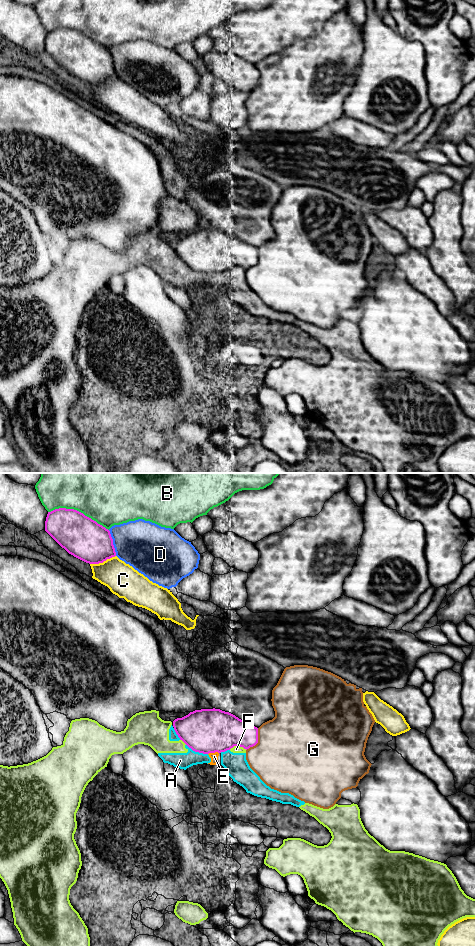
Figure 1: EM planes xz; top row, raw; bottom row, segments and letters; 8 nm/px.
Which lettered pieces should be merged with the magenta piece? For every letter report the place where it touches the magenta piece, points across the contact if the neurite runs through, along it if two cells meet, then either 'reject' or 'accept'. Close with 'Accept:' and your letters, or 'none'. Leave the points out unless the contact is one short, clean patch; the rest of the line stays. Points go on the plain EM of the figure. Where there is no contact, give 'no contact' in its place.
A: xz (197, 271) | reject
B: xz (78, 31) | reject
C: xz (102, 82) | reject
D: xz (112, 63) | reject
E: xz (213, 272) | reject
F: xz (238, 265) | reject
G: xz (257, 261) | reject
Accept: none

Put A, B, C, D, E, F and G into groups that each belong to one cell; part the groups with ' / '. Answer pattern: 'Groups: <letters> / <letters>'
Groups: A E F / B / C / D / G

